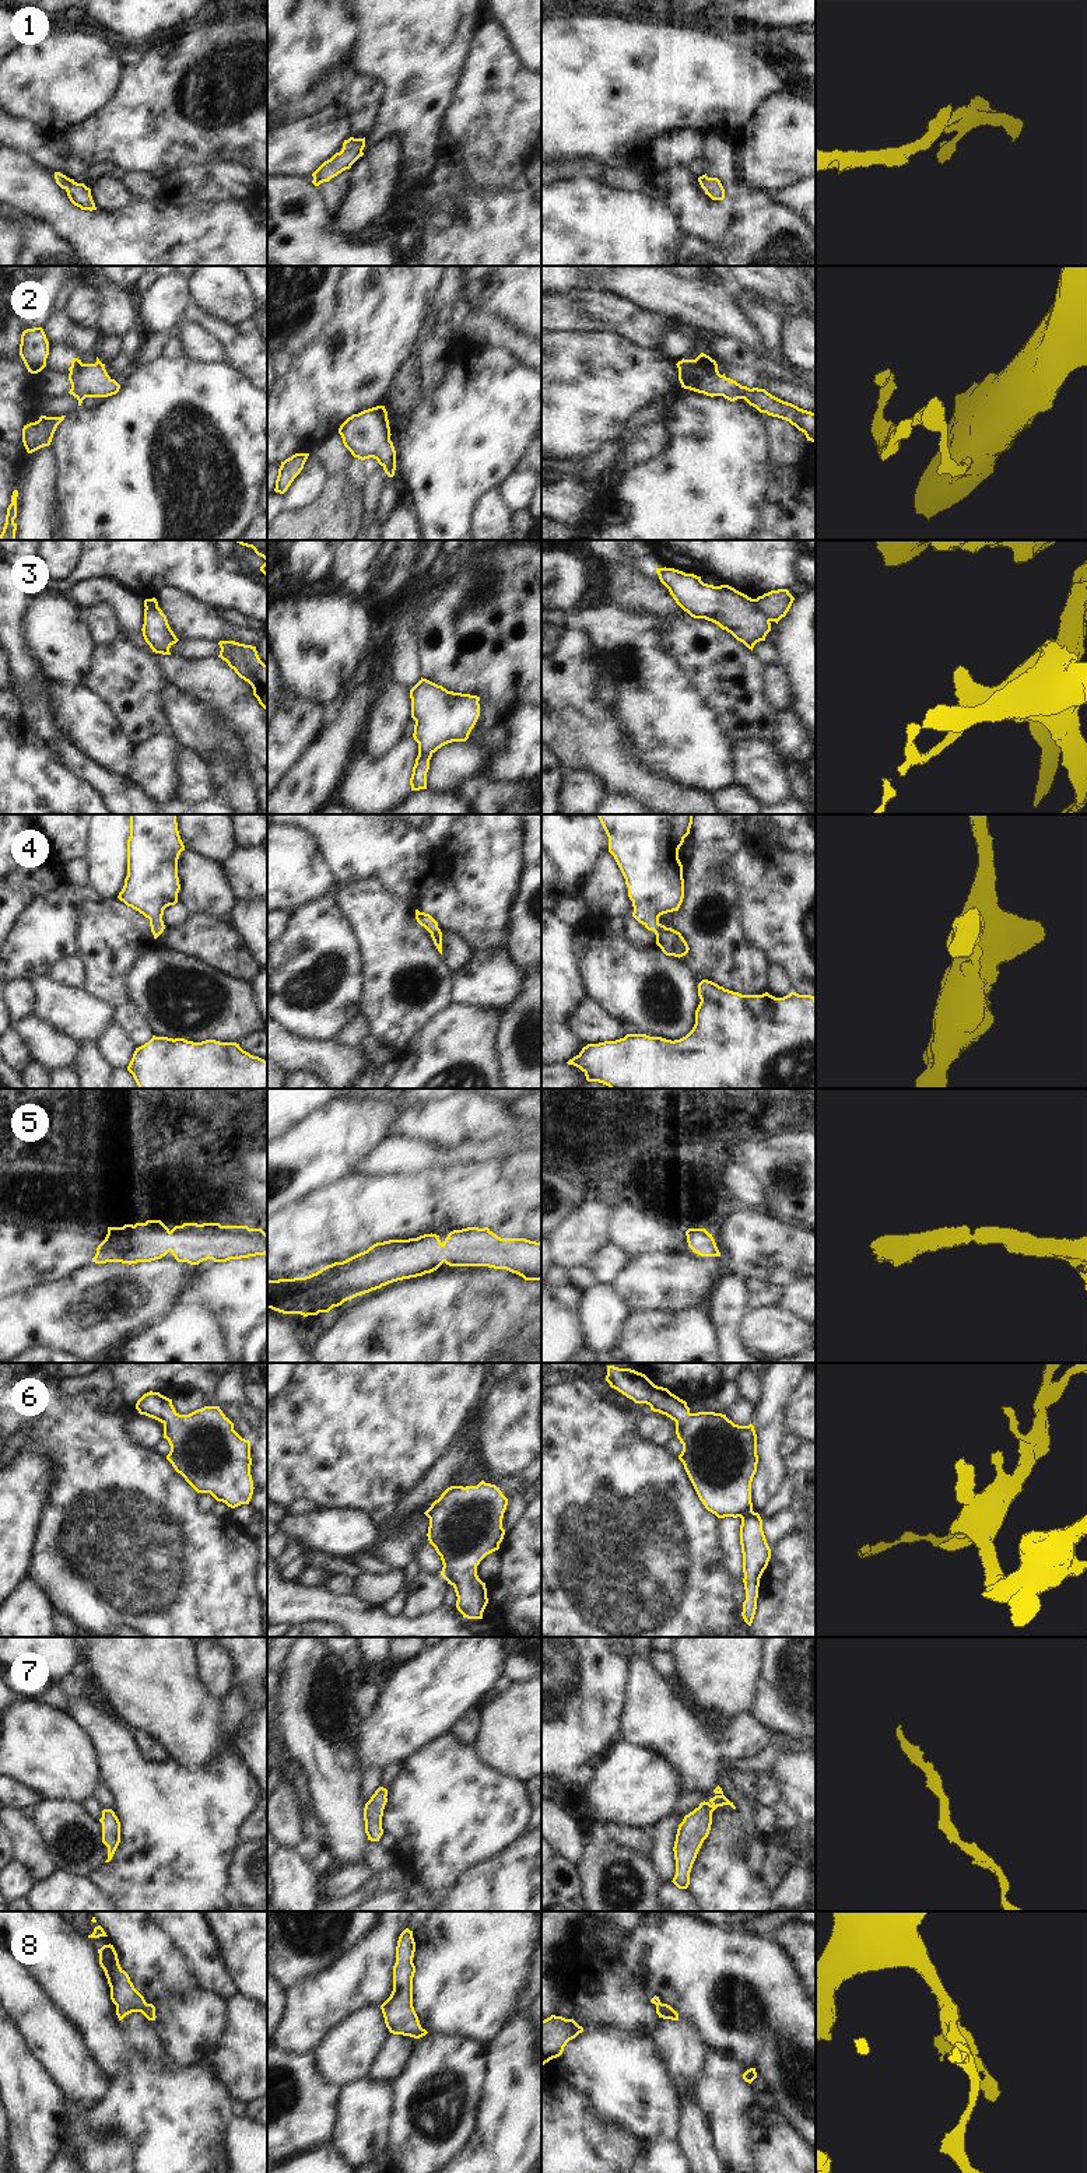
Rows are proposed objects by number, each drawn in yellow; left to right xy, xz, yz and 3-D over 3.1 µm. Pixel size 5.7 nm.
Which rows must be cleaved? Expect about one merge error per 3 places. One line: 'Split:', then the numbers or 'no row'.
Split: 3

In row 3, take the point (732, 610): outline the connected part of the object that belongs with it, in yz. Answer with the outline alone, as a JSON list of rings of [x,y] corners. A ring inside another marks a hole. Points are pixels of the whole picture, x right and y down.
[[[656,568],[660,582],[676,603],[694,618],[705,618],[730,632],[753,651],[771,631],[768,617],[754,606],[754,599],[729,585],[704,583],[701,576],[674,568]]]

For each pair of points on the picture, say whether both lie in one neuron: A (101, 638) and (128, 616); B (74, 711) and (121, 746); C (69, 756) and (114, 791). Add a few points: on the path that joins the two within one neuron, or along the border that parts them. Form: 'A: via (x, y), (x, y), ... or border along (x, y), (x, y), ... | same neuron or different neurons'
A: border along (88, 609), (107, 605), (119, 634) | different neurons
B: via (86, 722), (109, 746) | same neuron
C: via (80, 764), (102, 781) | same neuron

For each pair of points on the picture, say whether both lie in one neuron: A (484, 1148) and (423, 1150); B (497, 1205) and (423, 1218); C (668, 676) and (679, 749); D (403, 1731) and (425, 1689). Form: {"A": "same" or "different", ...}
{"A": "same", "B": "same", "C": "same", "D": "same"}

